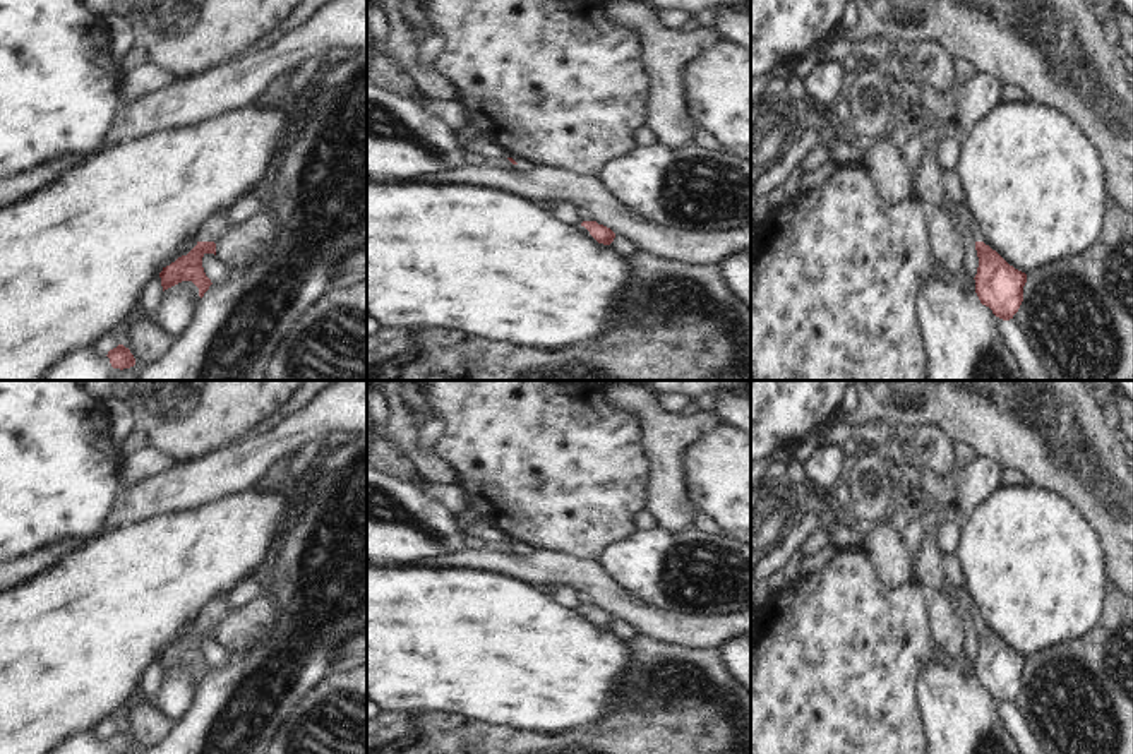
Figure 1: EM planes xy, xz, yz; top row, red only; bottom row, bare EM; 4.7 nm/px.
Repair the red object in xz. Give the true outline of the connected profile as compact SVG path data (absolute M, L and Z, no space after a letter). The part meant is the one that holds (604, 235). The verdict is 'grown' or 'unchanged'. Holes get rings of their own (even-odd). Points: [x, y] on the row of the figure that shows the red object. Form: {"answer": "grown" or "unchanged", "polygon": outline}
{"answer": "unchanged", "polygon": "M583 221L581 226L584 226L598 243L610 245L615 238L615 233L610 228L598 224L596 221Z"}

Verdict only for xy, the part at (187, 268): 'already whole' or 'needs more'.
needs more

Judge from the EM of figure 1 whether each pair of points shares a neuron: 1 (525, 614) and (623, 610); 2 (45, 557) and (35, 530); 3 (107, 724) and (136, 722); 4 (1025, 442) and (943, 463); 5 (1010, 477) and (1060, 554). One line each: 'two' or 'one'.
1: two
2: two
3: two
4: two
5: two

